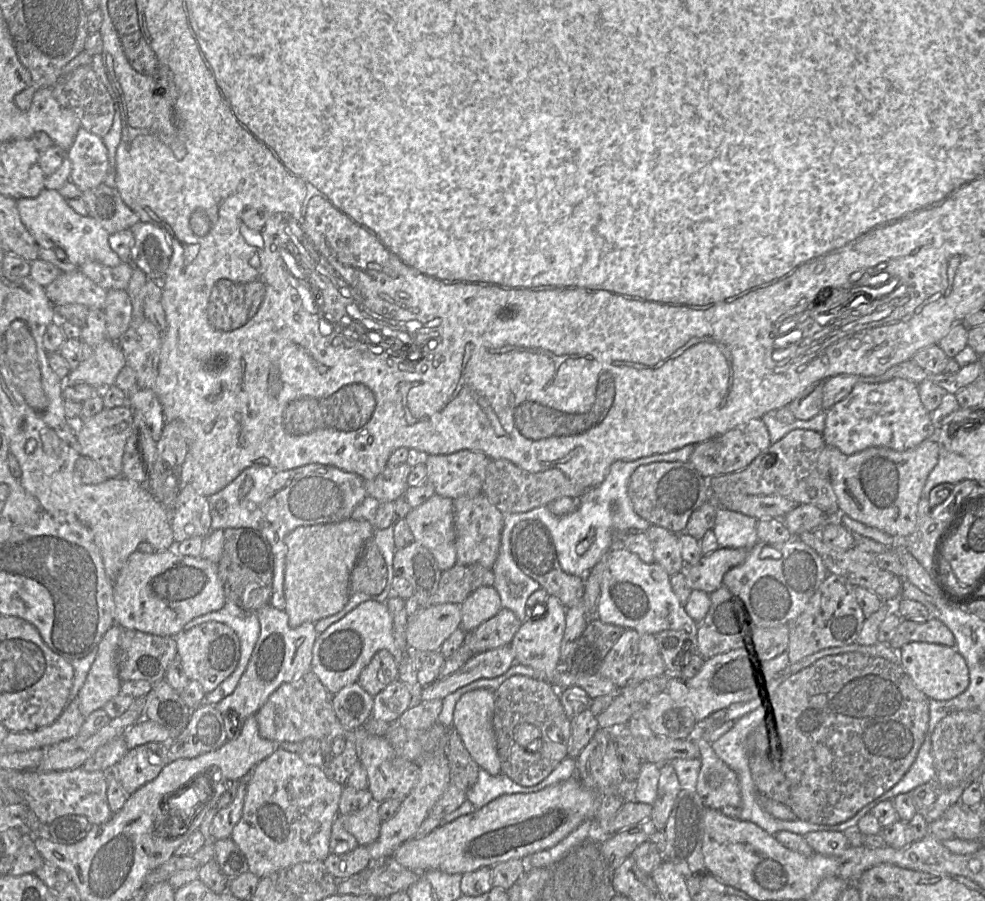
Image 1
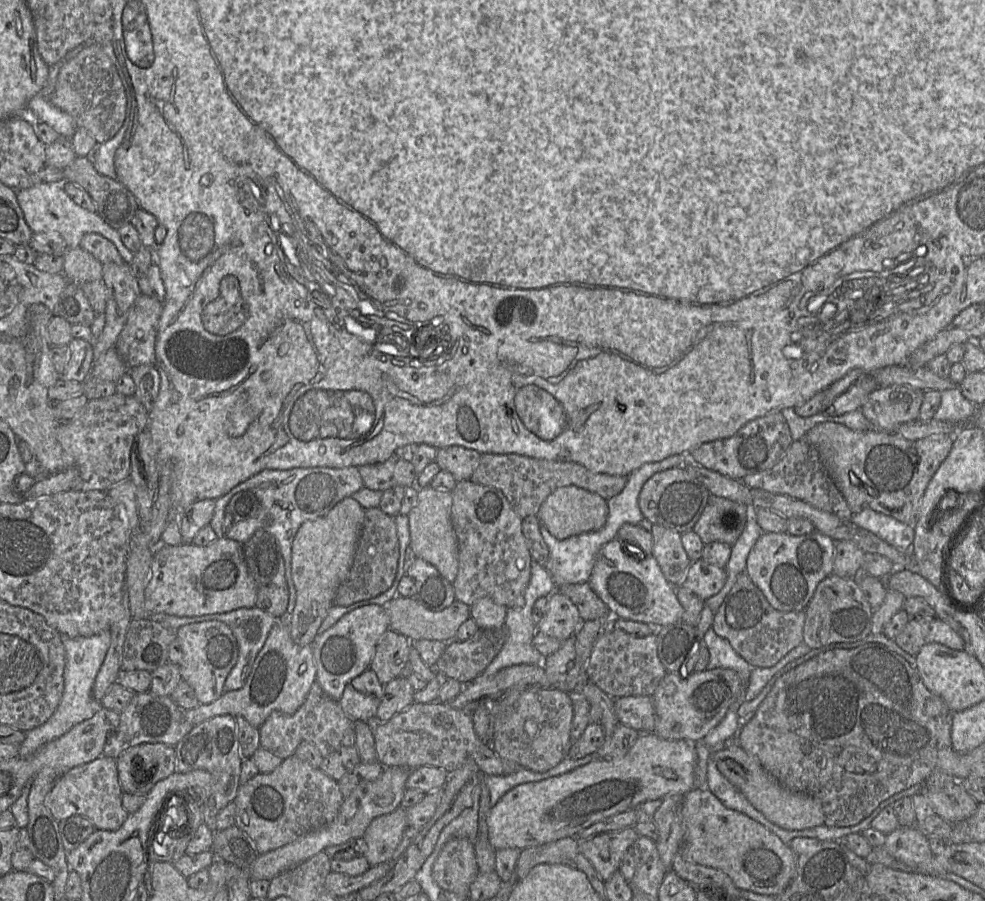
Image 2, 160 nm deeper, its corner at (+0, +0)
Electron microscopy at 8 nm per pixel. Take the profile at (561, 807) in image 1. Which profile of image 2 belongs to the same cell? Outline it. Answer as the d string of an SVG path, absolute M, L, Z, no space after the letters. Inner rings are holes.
M640 732L635 744L623 757L612 760L595 758L570 772L520 784L505 793L489 810L486 817L489 843L496 851L504 848L523 850L541 846L565 837L576 837L590 825L618 813L636 809L643 802L663 799L669 794L685 795L695 789L694 771L698 756L694 743L686 740L667 740L652 732Z

